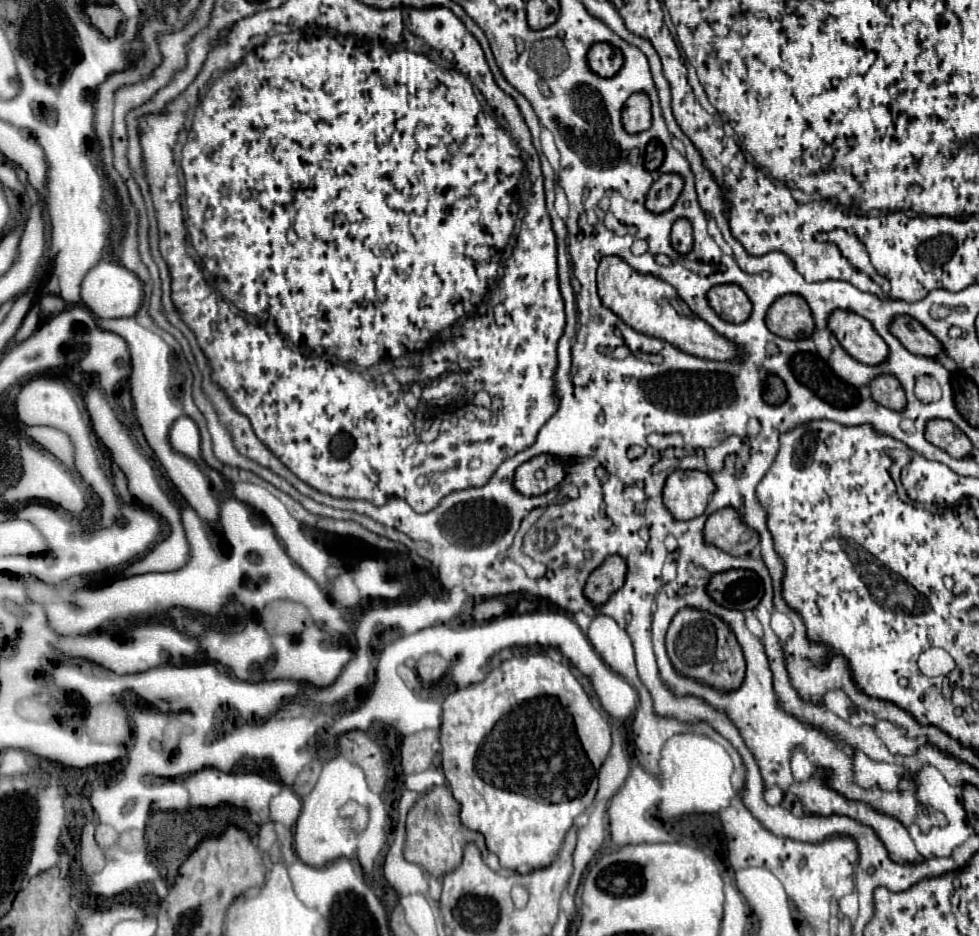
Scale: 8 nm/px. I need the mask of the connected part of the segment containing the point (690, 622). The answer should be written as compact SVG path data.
M690 606L678 610L666 634L666 648L680 674L692 676L716 690L736 690L744 680L746 660L734 632L720 616L714 616L708 610L694 610Z

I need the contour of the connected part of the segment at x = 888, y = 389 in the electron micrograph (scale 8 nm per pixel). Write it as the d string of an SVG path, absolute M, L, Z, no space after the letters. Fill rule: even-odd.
M880 374L878 378L874 378L870 382L870 390L872 390L872 398L878 404L892 410L904 410L906 396L898 378L894 378L892 374Z

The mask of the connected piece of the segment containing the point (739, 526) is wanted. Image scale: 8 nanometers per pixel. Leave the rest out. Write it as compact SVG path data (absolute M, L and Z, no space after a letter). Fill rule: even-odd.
M728 506L708 516L706 526L704 526L704 536L706 536L706 542L714 544L716 548L732 556L742 556L742 554L748 554L758 544L756 534L746 542L742 540L746 530L748 526L744 524L742 514L738 514L738 510Z

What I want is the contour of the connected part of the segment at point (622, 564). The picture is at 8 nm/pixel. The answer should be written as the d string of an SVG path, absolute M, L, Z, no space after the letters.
M618 554L614 556L608 556L588 578L586 582L586 588L584 588L584 594L586 598L594 604L594 606L600 606L604 604L616 590L620 590L626 582L626 572L628 572L628 566L626 566L626 560Z

